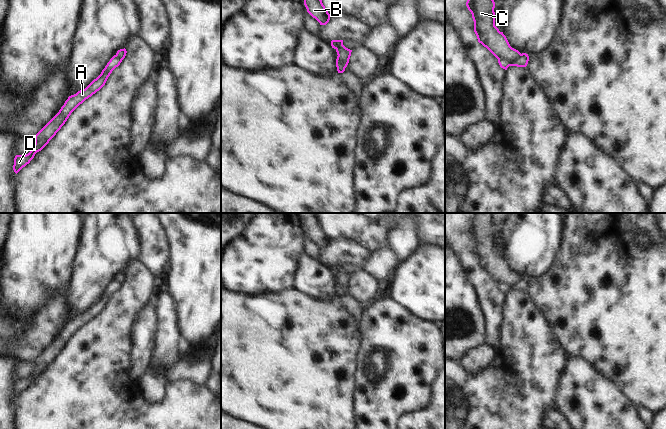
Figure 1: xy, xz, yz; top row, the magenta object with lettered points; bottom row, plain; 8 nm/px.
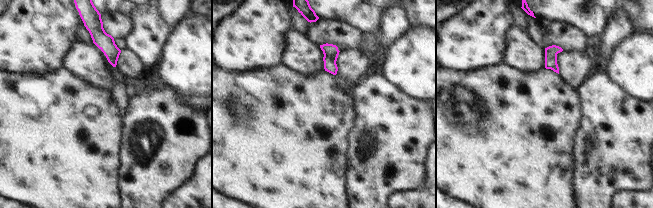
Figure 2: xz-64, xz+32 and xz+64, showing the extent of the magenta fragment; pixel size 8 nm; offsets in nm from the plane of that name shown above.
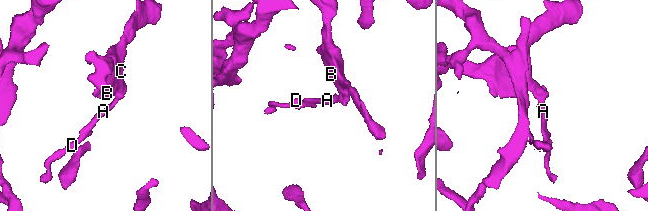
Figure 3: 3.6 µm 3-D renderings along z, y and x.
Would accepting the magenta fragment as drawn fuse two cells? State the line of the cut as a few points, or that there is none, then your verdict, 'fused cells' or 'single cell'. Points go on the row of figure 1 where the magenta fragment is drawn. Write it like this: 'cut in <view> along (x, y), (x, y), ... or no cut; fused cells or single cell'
cut in yz along (521, 54), (511, 61), (506, 61), (502, 57), (498, 59); fused cells

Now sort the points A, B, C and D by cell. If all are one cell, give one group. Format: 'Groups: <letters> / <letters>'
Groups: A D / B C.

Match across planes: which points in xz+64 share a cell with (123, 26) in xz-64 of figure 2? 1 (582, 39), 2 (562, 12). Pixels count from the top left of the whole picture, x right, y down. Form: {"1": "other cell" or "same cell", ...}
{"1": "same cell", "2": "other cell"}

